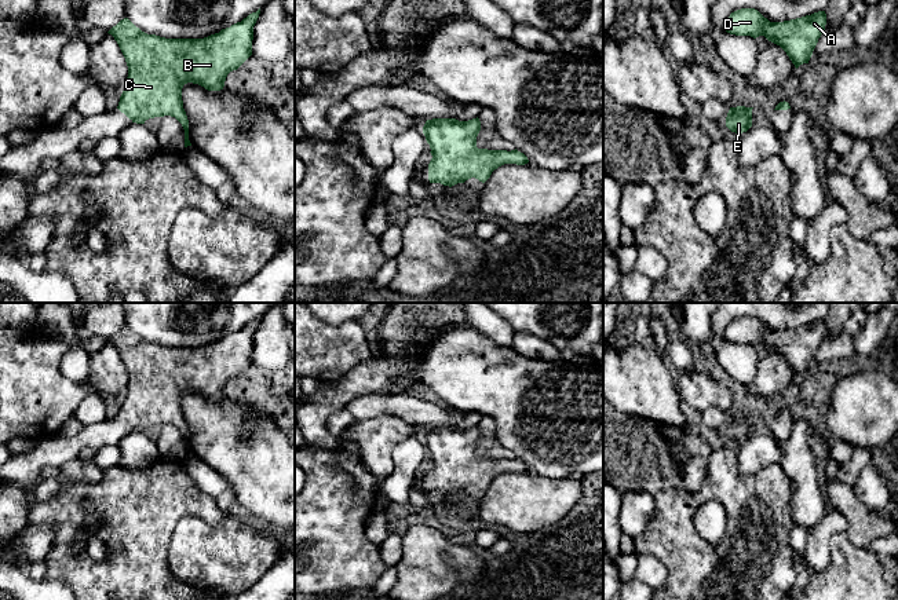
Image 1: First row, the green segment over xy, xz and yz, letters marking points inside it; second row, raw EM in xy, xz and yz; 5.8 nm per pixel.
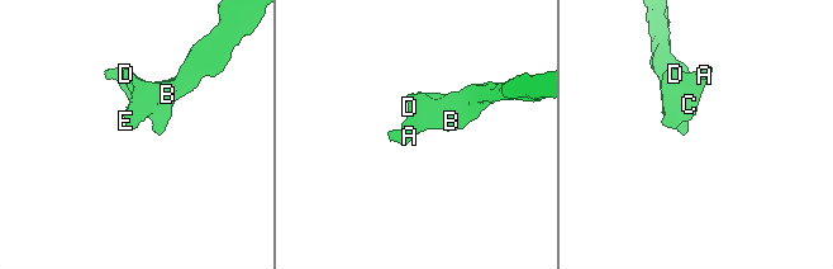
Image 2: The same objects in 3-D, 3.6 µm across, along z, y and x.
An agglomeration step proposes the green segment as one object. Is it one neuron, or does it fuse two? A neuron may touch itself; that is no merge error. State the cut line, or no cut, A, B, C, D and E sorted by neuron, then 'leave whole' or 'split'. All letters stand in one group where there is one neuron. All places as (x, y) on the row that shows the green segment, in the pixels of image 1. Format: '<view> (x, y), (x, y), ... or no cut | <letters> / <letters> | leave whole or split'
no cut | A B C D E | leave whole

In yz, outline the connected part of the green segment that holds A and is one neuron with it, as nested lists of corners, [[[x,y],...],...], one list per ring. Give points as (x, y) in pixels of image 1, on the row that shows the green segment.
[[[741,8],[730,14],[723,28],[735,36],[753,39],[764,36],[780,45],[797,69],[800,65],[808,63],[825,25],[825,11],[791,21],[770,22],[755,8]]]

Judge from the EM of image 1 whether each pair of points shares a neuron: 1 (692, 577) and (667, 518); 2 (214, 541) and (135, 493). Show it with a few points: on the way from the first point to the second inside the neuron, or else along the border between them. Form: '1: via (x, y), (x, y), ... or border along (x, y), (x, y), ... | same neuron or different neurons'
1: via (690, 562), (671, 537), (671, 533) | same neuron
2: border along (212, 520), (183, 516), (174, 530), (167, 551) | different neurons

